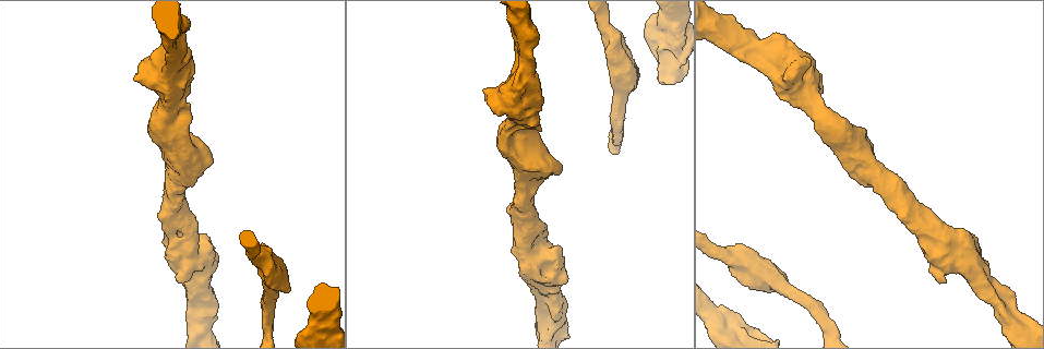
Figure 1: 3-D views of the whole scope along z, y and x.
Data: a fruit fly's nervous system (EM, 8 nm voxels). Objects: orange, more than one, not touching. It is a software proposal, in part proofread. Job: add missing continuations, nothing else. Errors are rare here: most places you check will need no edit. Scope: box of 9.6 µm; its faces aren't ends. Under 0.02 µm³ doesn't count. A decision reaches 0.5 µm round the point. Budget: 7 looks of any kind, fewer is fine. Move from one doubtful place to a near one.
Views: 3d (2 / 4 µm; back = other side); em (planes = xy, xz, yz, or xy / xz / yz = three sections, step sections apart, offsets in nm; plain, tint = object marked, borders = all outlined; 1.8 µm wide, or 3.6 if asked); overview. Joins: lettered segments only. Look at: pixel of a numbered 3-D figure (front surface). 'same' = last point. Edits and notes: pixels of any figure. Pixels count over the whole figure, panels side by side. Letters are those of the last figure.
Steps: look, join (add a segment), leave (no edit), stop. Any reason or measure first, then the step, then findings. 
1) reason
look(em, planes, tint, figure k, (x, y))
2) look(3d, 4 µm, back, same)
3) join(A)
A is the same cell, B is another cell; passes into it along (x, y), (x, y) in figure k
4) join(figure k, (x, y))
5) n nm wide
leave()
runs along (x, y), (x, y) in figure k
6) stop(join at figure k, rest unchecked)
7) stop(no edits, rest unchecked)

free end
look(em, planes, borders, figure 1, (515, 85))

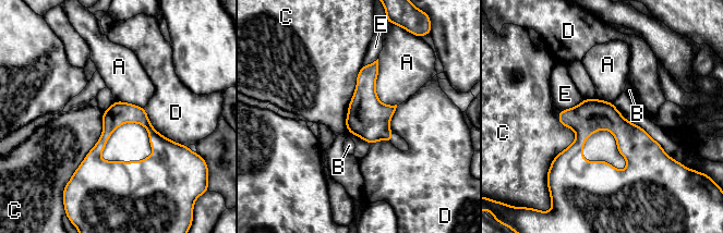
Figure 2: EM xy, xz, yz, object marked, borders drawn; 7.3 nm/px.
leave()
A, B, C, D and E are other cells; runs along (118, 103), (96, 151), (109, 182) in figure 2; none of them fits

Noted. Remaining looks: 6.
closes a loop
look(em, 3.6 µm, xz, step 4, tint, figure 1, (611, 60))

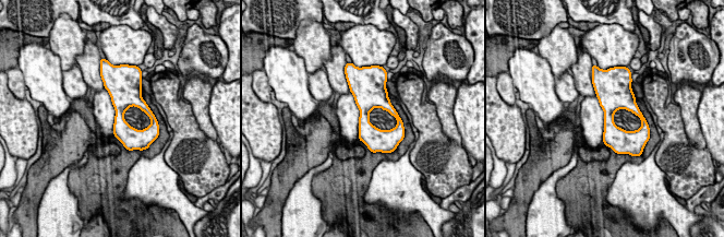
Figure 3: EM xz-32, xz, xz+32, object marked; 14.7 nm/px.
see the neighbours
look(em, 3.6 µm, xz, step 4, borders, same)

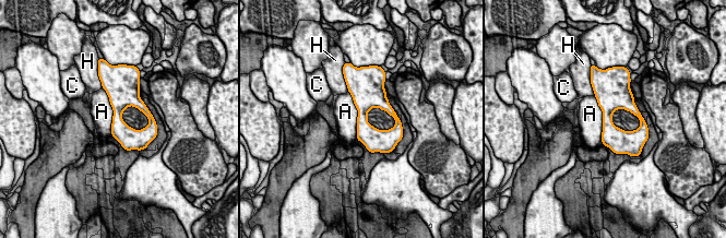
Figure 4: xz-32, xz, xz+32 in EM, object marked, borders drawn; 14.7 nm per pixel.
leave()
A, C and H are other cells; runs along (116, 86), (118, 127), (129, 146) in figure 4; no lettered segment goes on from it

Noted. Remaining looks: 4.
look(em, planes, plain, figure 1, (178, 282))

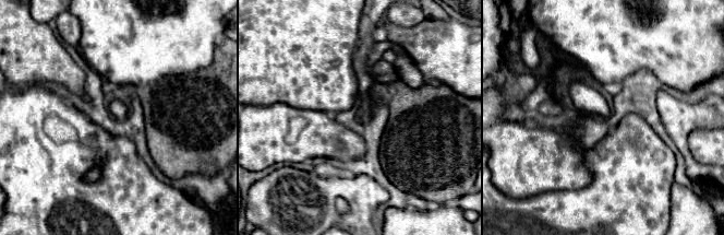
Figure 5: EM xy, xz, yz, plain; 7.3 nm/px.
look(em, planes, borders, same)

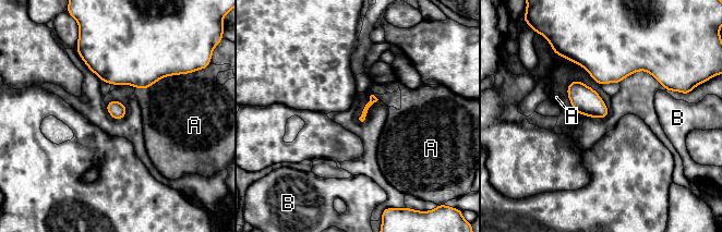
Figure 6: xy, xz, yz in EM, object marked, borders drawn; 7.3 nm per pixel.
leave()
A and B are other cells; border along (175, 74), (163, 76), (148, 87) in figure 6; none of them fits

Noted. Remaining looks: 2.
stop(no edits, rest unchecked)

